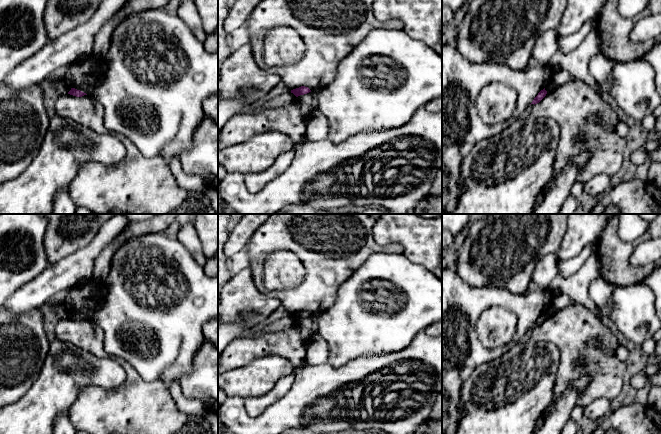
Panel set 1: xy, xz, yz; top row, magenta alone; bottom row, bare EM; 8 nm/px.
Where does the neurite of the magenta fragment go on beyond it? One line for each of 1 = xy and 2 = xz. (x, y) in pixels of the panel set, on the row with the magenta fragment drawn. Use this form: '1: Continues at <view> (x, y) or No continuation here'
1: No continuation here
2: No continuation here

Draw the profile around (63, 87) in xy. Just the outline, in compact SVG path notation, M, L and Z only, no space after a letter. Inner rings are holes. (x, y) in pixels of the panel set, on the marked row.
M59 81L54 84L54 87L63 94L67 94L71 90L71 86L67 83L67 81Z

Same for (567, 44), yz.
M589 19L577 33L560 38L558 52L570 53L574 51L592 30L594 30L592 19Z

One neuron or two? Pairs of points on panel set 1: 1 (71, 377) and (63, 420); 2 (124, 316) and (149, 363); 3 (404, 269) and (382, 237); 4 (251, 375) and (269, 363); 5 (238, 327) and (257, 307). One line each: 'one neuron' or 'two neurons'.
1: two neurons
2: one neuron
3: two neurons
4: one neuron
5: two neurons

